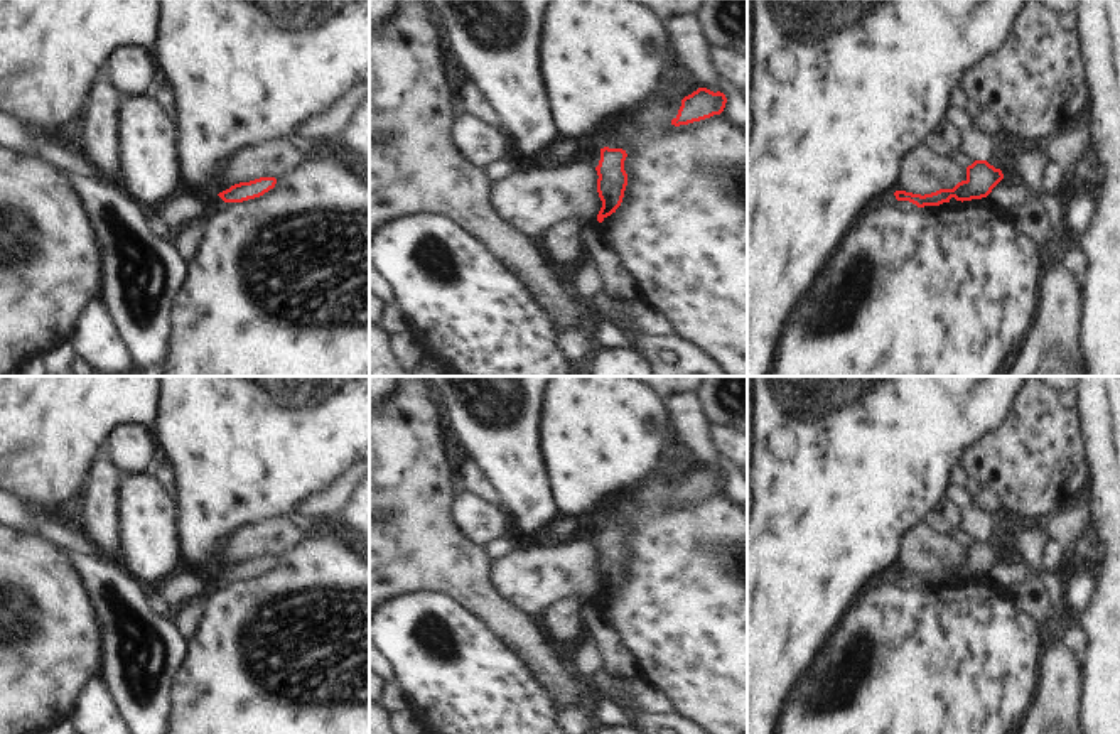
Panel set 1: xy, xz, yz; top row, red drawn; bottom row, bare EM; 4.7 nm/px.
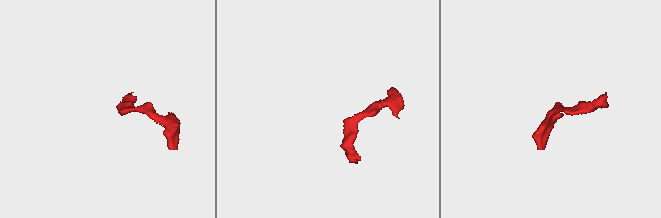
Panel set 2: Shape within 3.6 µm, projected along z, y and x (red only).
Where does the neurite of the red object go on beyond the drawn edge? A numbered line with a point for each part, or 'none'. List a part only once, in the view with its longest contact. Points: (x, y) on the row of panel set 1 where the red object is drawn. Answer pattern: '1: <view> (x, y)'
none.

